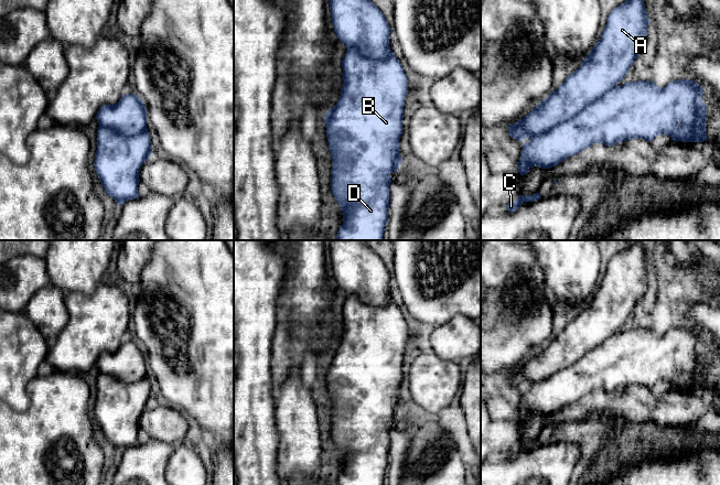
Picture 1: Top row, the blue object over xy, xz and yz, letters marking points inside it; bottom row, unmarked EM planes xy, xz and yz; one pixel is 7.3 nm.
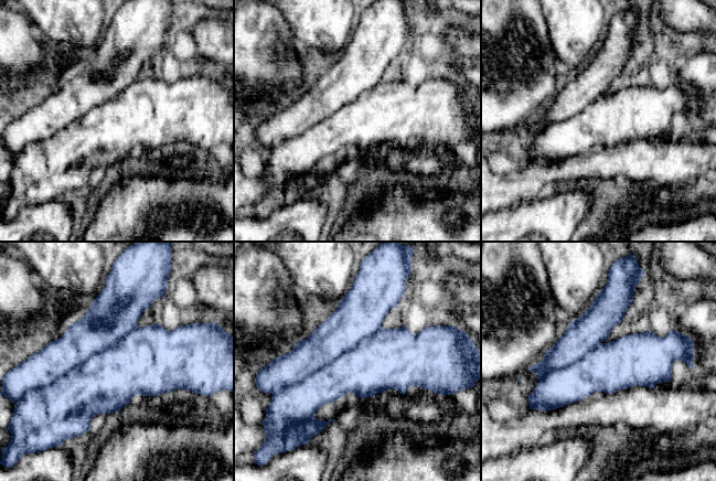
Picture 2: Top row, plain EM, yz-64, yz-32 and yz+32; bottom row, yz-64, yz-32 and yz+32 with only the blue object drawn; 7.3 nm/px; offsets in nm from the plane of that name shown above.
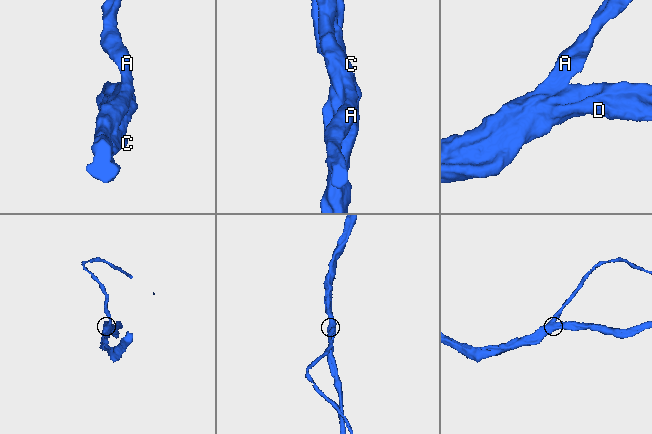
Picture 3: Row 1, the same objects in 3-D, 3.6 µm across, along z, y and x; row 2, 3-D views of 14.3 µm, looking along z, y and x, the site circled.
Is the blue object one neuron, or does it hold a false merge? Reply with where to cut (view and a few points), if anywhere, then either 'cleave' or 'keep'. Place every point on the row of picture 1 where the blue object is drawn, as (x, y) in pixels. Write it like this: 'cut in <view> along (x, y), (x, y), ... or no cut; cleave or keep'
no cut; keep

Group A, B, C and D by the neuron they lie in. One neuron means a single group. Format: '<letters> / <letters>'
A B C D

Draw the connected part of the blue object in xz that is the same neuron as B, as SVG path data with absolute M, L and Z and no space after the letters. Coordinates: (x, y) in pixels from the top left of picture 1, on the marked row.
M330 0L333 29L347 51L342 60L343 86L336 105L324 117L326 137L332 157L331 190L343 212L343 225L337 240L383 240L388 219L390 173L396 173L401 157L399 139L402 133L404 106L408 79L400 61L389 46L393 32L383 12L370 0Z

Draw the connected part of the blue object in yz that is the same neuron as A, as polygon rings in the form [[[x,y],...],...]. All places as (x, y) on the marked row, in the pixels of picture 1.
[[[626,0],[614,8],[601,39],[580,67],[527,116],[508,126],[511,138],[523,142],[517,161],[520,175],[533,166],[550,169],[594,143],[611,147],[631,139],[652,142],[660,134],[683,142],[707,140],[707,106],[702,101],[703,89],[696,82],[673,80],[663,88],[652,80],[617,85],[644,52],[649,23],[643,0]]]

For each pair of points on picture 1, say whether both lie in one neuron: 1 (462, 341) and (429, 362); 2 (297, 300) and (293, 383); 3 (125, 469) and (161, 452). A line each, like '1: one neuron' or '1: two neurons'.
1: two neurons
2: two neurons
3: one neuron

